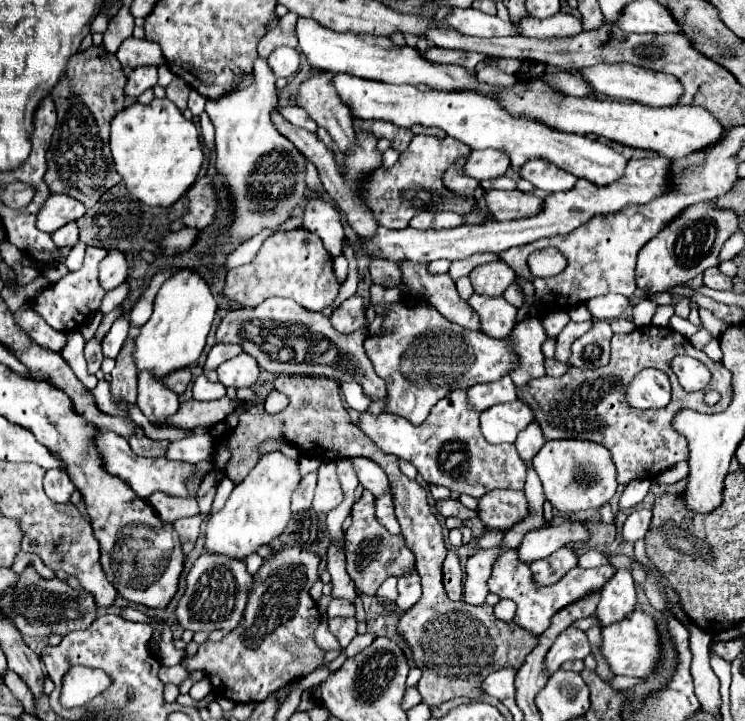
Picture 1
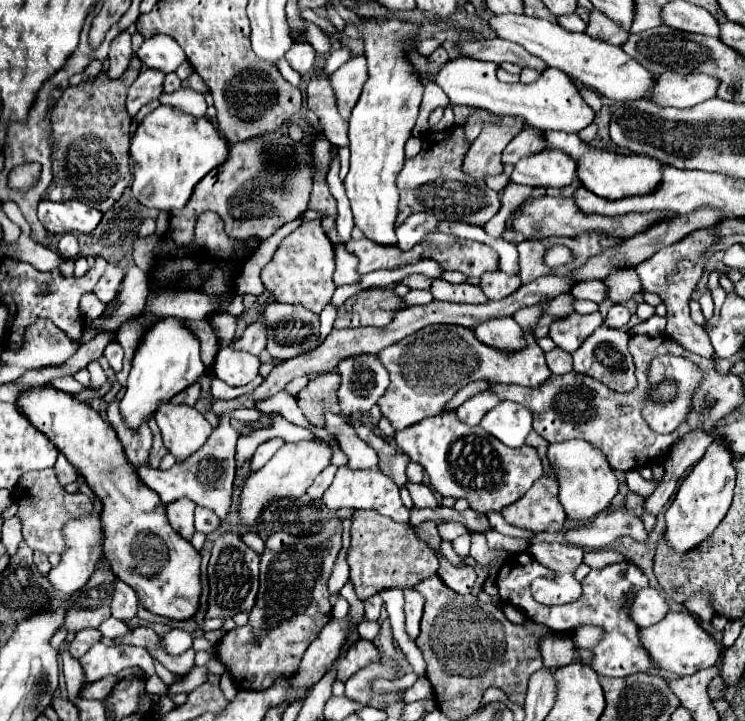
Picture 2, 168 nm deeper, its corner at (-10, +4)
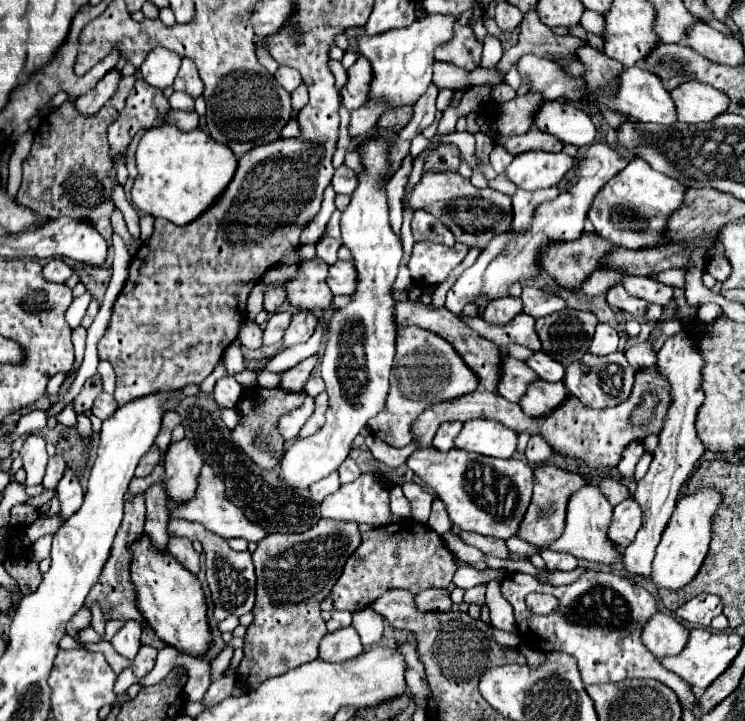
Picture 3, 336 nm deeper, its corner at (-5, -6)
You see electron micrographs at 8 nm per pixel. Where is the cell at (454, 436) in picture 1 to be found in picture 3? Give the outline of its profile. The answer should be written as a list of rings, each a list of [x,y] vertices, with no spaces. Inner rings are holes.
[[[430,445],[414,451],[406,465],[446,505],[452,523],[456,523],[462,531],[474,531],[500,539],[516,535],[518,523],[522,521],[532,497],[532,469],[528,461],[516,457],[486,457],[456,447],[450,451],[438,451]]]

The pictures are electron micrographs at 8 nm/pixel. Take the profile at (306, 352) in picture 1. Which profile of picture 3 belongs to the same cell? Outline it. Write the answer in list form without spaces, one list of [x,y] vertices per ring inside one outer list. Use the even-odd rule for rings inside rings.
[[[298,311],[292,315],[290,327],[284,331],[282,337],[282,349],[290,349],[298,343],[304,343],[310,339],[314,327],[316,327],[316,315],[310,315],[310,311]]]

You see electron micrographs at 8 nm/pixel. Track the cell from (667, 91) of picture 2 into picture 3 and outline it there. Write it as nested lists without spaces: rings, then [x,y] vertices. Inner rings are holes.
[[[698,81],[682,83],[672,89],[670,95],[676,105],[676,117],[682,123],[706,123],[728,107],[728,99],[722,91]]]

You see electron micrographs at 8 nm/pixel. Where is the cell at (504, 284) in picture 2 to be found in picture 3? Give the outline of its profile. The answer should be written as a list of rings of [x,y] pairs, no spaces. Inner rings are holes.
[[[502,297],[488,303],[482,317],[490,323],[508,323],[516,313],[522,311],[522,299],[520,297]]]

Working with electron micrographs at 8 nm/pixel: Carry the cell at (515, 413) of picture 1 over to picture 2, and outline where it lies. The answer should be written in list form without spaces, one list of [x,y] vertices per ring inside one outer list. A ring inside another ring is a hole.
[[[503,401],[493,407],[479,425],[507,447],[521,447],[531,431],[531,421],[529,409],[513,401]]]

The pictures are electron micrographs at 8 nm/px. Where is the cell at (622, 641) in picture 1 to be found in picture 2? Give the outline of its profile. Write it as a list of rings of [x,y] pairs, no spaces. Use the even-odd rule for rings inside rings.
[[[667,613],[667,617],[647,629],[641,629],[641,639],[645,649],[649,651],[651,659],[667,671],[673,671],[677,675],[693,675],[699,669],[707,669],[713,667],[717,663],[717,659],[721,657],[721,647],[717,645],[717,639],[713,635],[709,635],[695,619],[695,615],[691,613]]]

